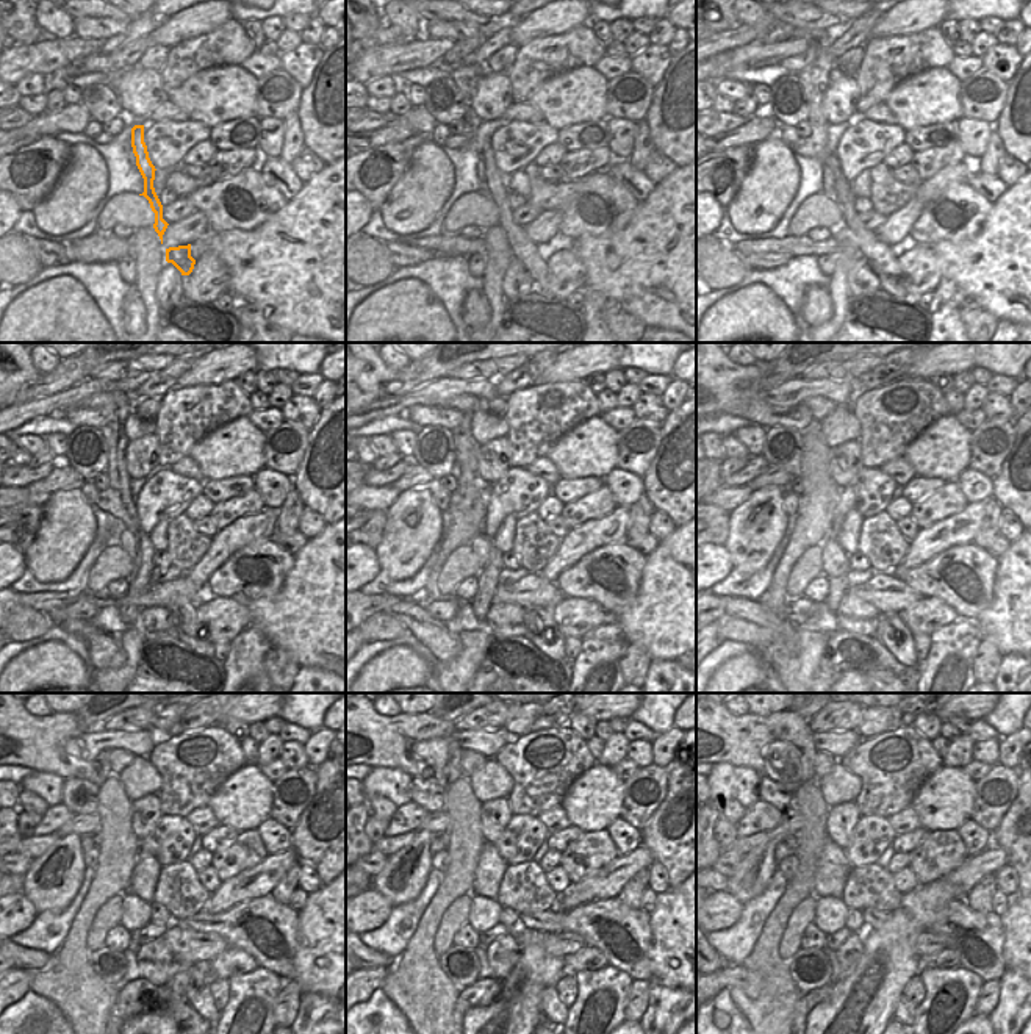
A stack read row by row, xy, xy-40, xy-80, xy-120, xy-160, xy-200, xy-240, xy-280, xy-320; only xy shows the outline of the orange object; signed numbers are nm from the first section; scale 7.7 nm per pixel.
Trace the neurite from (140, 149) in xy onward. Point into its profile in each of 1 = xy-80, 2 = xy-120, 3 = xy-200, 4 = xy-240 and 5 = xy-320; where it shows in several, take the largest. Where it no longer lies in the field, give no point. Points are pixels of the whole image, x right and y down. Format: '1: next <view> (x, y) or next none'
1: next xy-80 (894, 280)
2: next xy-120 (191, 631)
3: next xy-200 (890, 629)
4: next xy-240 (197, 992)
5: next xy-320 (906, 1011)

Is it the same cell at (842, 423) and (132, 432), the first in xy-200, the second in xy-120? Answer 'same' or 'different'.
same

